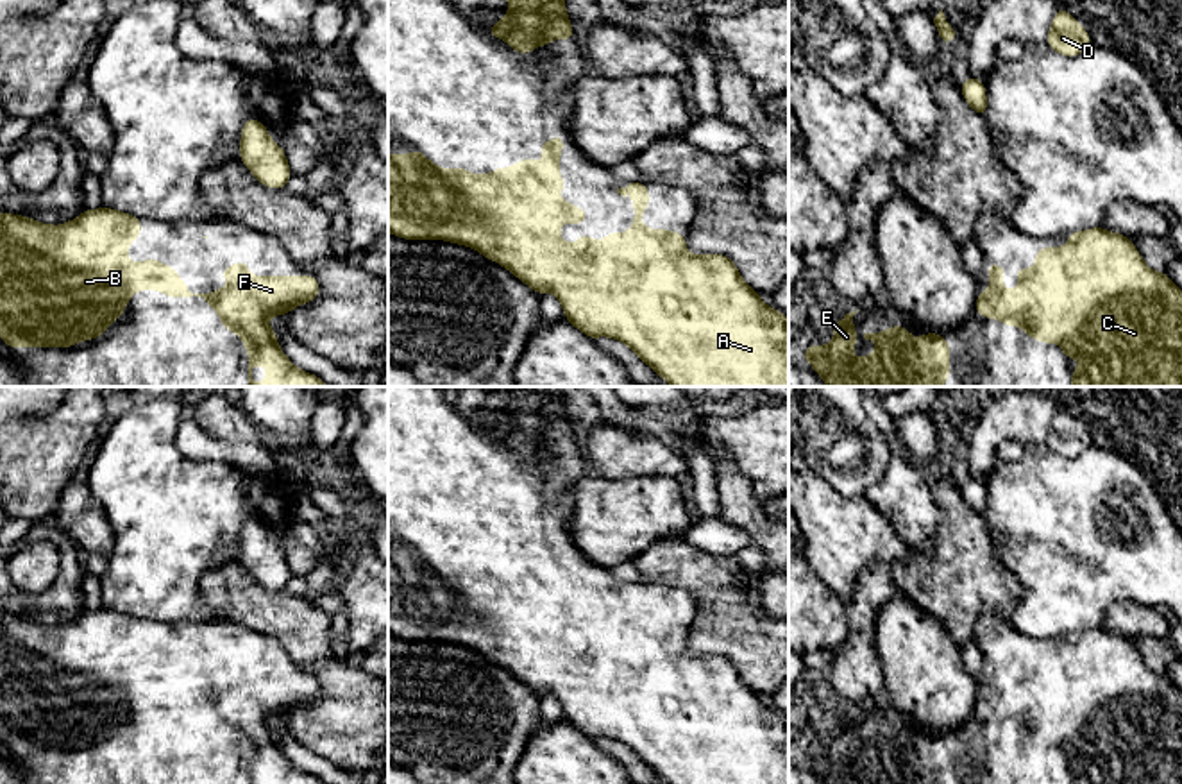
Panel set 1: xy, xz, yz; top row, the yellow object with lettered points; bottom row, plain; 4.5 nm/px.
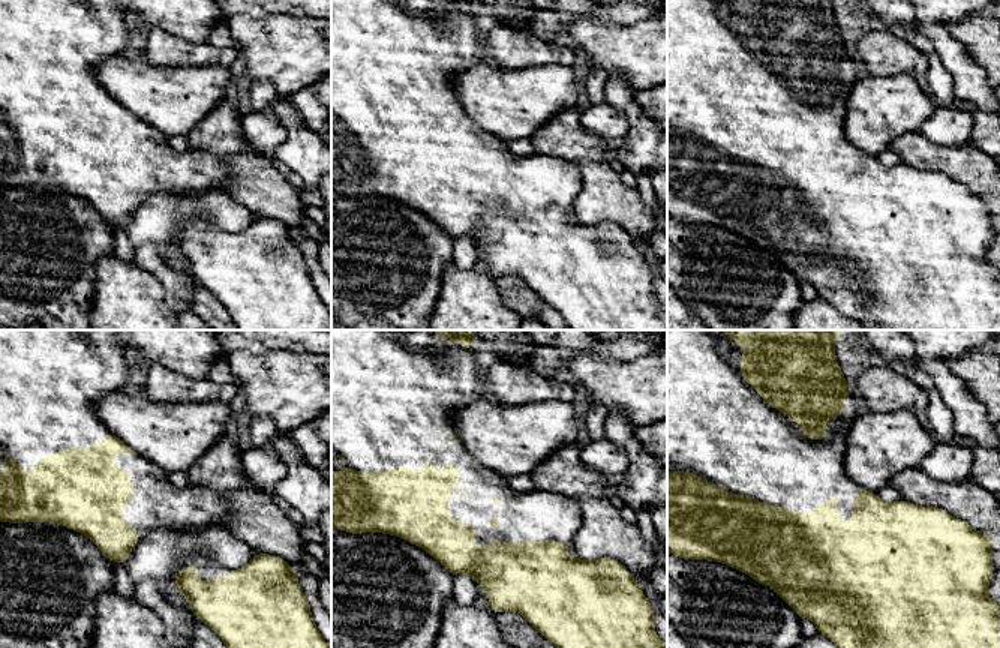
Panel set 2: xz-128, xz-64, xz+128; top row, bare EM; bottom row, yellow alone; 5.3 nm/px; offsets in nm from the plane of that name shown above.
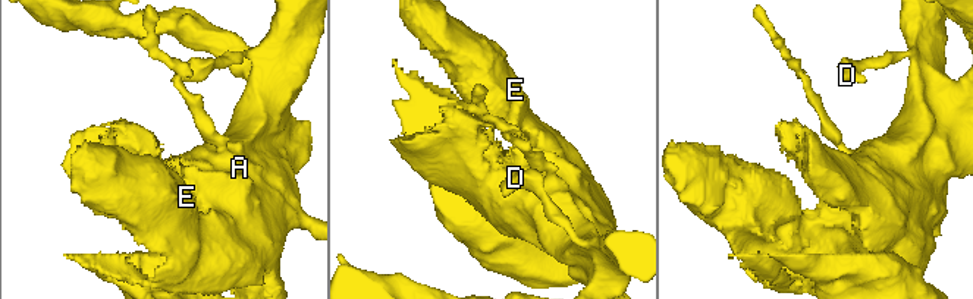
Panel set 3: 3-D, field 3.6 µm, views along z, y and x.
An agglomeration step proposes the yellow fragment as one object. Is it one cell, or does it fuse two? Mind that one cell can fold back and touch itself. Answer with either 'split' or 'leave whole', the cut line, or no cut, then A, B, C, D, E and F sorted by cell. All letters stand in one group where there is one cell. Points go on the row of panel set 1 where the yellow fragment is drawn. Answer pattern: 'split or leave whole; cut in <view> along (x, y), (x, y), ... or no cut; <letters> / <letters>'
leave whole; no cut; A B C D E F

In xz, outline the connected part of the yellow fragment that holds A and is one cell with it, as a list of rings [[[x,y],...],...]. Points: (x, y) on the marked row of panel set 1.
[[[563,134],[542,141],[542,165],[535,156],[515,161],[510,168],[494,168],[488,175],[474,175],[469,168],[438,168],[420,149],[411,154],[388,154],[388,233],[404,240],[445,240],[476,249],[486,260],[499,263],[536,295],[549,292],[563,308],[567,319],[588,338],[608,337],[628,345],[647,367],[671,387],[789,387],[789,319],[767,306],[756,290],[740,276],[731,258],[724,254],[688,254],[687,236],[669,229],[647,229],[642,213],[649,208],[649,188],[642,181],[628,181],[619,188],[624,199],[633,197],[633,227],[608,233],[597,243],[594,234],[581,234],[565,243],[560,224],[585,224],[588,213],[560,199],[567,179],[560,177],[558,159],[563,154]]]

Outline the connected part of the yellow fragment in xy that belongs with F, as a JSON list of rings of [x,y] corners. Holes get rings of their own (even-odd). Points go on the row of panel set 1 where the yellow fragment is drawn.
[[[106,206],[86,208],[77,218],[61,226],[0,211],[0,338],[5,347],[75,347],[80,340],[97,340],[127,310],[127,301],[138,290],[159,290],[165,297],[202,297],[220,315],[220,324],[241,337],[241,345],[249,351],[249,387],[329,387],[318,376],[295,367],[268,326],[272,315],[286,317],[288,311],[318,297],[320,285],[315,274],[250,276],[247,261],[234,261],[222,268],[222,277],[229,283],[224,290],[191,294],[172,265],[161,265],[154,256],[138,265],[129,260],[127,249],[139,234],[139,217]],[[261,363],[266,367],[266,379],[256,383],[252,369]]]

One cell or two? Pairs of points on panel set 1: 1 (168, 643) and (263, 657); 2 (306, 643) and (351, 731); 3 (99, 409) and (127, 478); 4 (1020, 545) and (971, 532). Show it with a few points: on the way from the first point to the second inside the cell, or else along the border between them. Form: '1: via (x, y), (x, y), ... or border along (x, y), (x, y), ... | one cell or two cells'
1: via (192, 650), (240, 650) | one cell
2: via (328, 663), (347, 691), (351, 709) | one cell
3: border along (118, 405), (108, 423) | two cells
4: border along (984, 519), (993, 552), (1011, 571) | two cells

